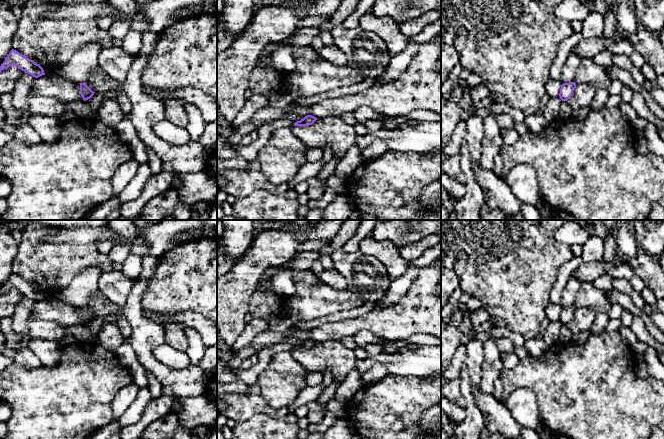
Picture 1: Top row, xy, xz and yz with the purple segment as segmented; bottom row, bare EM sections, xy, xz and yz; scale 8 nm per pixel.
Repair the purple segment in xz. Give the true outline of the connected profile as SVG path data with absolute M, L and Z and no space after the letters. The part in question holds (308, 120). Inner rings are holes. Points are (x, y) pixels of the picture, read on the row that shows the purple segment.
M307 115L300 121L294 123L295 126L309 126L312 125L317 120L316 117L312 115Z

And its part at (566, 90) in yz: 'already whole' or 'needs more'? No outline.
already whole

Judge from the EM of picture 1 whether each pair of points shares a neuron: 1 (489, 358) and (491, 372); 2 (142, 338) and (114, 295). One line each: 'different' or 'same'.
1: same
2: different

